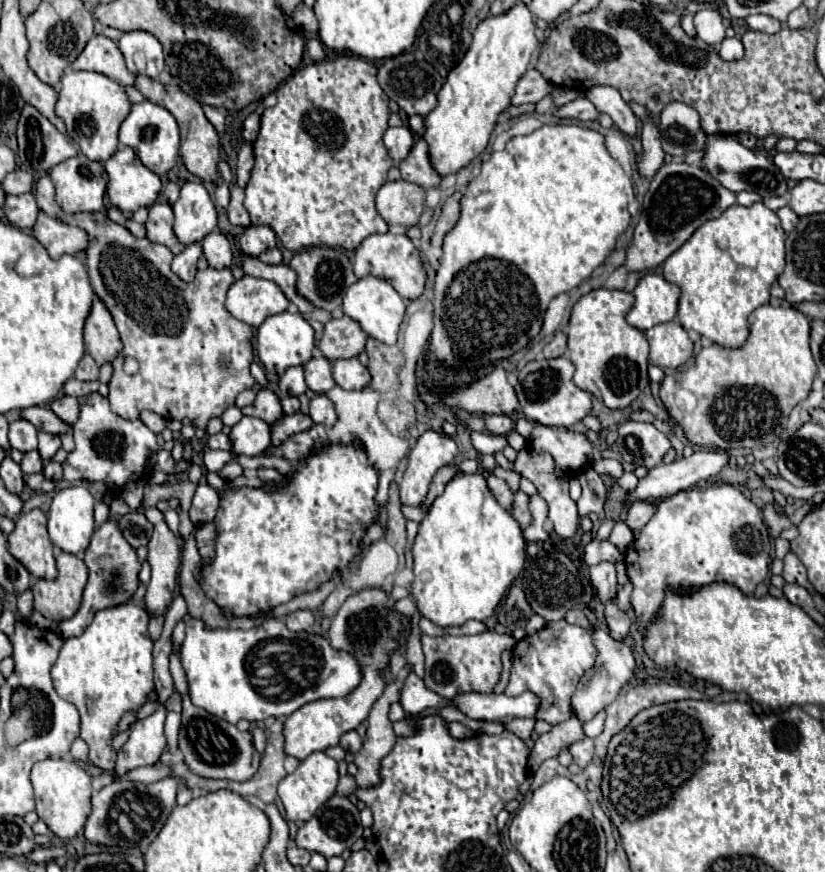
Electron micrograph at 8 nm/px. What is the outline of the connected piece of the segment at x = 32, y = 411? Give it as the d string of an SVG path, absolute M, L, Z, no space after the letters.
M48 406L24 408L24 410L20 410L20 418L34 424L36 430L42 430L42 432L48 432L48 434L60 434L60 432L68 430L68 426Z

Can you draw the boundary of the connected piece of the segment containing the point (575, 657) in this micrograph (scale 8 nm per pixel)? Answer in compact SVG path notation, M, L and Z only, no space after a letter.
M566 620L548 622L546 628L542 628L536 634L526 636L520 640L512 652L512 674L510 684L504 690L506 696L518 696L520 692L534 692L540 696L544 708L536 710L536 720L546 720L548 724L560 724L574 716L570 698L576 690L576 684L580 678L592 670L592 664L596 660L596 648L592 644L592 636L574 624L568 624Z

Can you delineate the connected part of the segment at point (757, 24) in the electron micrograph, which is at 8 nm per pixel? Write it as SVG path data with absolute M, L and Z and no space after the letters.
M748 16L746 24L748 24L750 30L764 32L764 34L776 34L776 32L780 32L780 22L774 20L774 18L768 18L768 16Z

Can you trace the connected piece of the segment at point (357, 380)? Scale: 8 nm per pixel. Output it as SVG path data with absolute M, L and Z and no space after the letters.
M358 358L336 360L332 364L332 372L334 372L336 384L342 386L344 390L364 390L372 380L368 368L362 366Z

